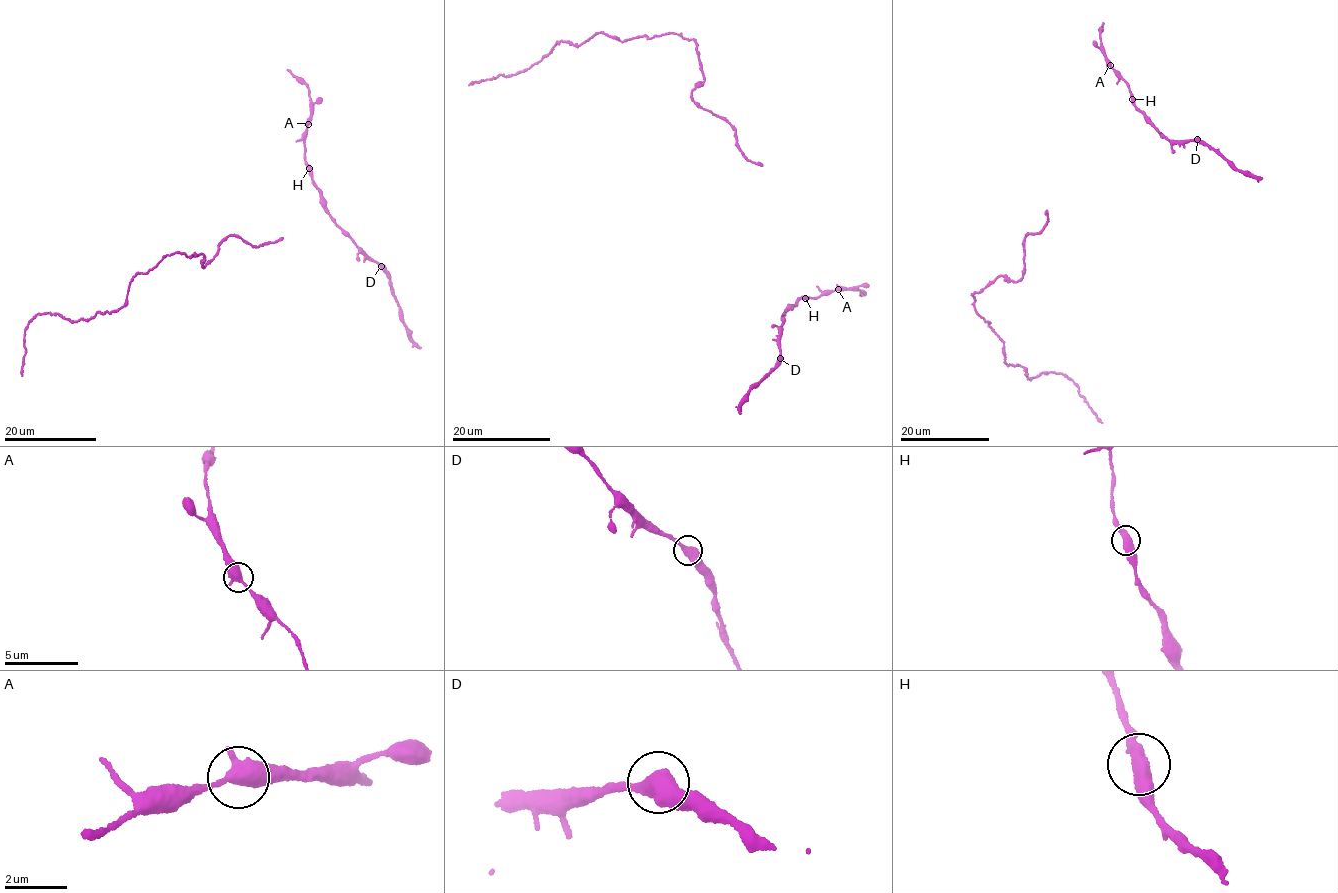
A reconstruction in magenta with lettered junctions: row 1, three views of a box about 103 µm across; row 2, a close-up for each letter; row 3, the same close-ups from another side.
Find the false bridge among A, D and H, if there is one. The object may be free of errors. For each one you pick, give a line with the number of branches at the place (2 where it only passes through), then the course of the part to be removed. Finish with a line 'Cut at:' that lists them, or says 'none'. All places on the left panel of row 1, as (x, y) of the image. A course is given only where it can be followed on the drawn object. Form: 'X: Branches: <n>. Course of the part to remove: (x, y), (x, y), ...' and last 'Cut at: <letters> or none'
Cut at: none

